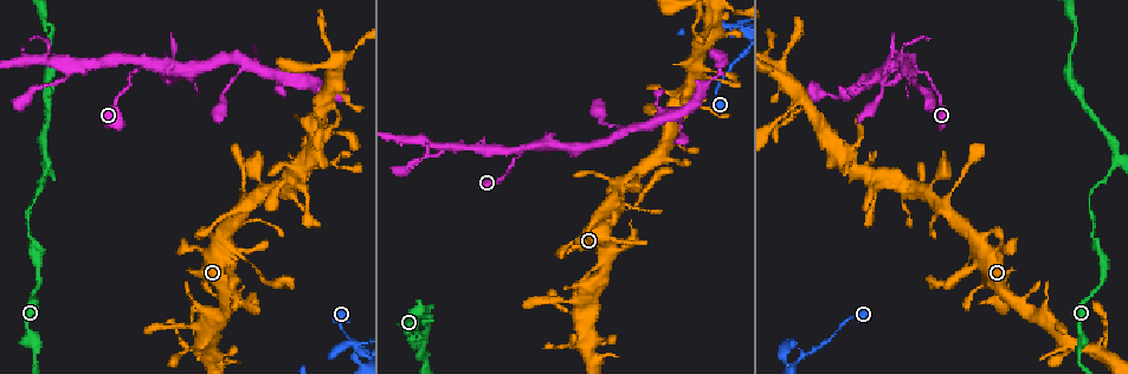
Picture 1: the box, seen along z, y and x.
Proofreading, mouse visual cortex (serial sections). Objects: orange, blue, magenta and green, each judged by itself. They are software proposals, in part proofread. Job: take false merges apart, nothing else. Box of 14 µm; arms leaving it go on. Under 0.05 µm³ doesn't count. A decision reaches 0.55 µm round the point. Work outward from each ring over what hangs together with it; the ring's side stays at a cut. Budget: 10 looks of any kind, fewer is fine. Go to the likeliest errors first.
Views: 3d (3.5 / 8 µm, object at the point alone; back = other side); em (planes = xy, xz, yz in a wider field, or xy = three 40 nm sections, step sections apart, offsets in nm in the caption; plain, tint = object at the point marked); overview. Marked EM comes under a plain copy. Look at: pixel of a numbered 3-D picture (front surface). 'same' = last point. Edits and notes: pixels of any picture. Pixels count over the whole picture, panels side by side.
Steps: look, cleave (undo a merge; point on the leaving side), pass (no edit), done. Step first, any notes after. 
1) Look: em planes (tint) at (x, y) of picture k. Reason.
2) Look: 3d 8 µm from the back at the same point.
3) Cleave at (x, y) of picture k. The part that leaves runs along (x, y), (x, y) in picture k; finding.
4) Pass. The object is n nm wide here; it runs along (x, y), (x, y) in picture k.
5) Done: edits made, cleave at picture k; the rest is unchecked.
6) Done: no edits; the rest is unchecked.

Look: 3d 8 µm at (357, 357) of picture 1. Small branch off a trunk.

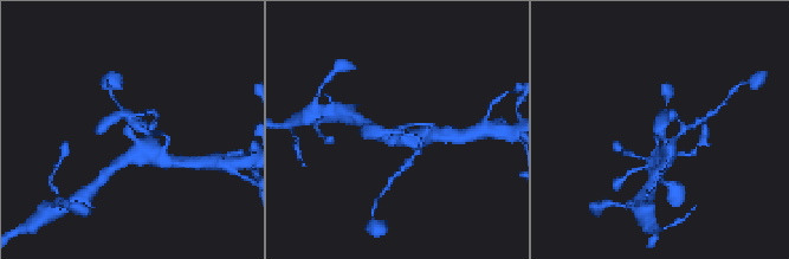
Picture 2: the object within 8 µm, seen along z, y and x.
Look: em xy step 1 (tint) at (662, 132) of picture 2.

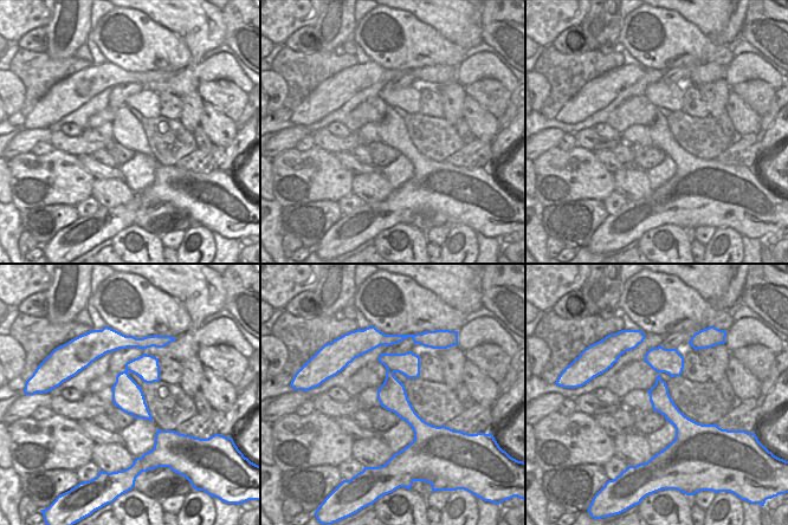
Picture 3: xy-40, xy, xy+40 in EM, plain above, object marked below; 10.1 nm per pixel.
Pass. It runs along (152, 138), (140, 144), (124, 116), (111, 117) in picture 2; one cell here.

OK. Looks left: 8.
Look: 3d 3.5 µm at (428, 355) of picture 1. Three arms meet.

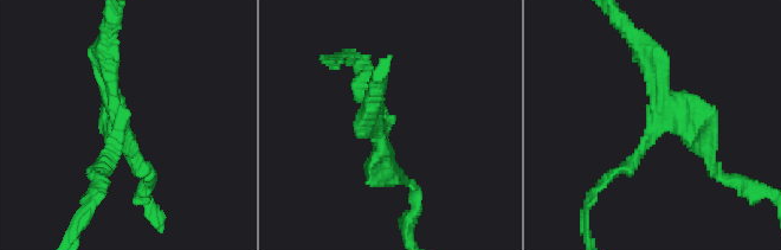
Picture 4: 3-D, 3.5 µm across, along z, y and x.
Look: em xy step 5 (tint) at (387, 125) of picture 4.

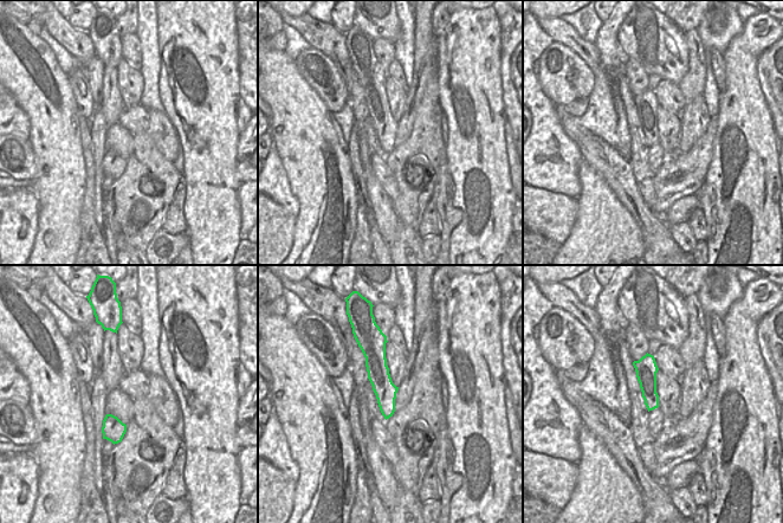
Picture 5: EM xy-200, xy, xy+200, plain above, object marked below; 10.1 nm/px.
Pass. It runs along (379, 348), (387, 414) in picture 5; all the same cell.

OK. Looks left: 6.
Look: 3d 3.5 µm at (520, 152) of picture 1. Thin arm on a thick one.

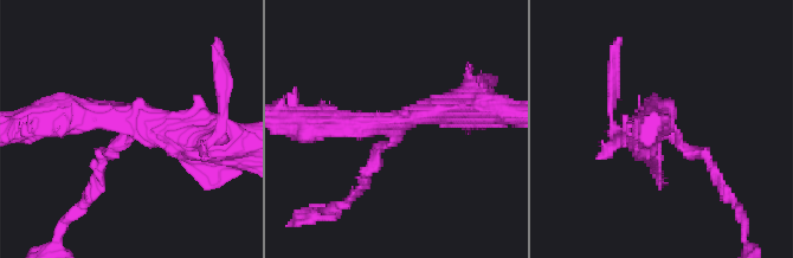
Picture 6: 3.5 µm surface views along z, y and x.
Look: em xy step 2 (tint) at (131, 129) of picture 6. Now the EM.

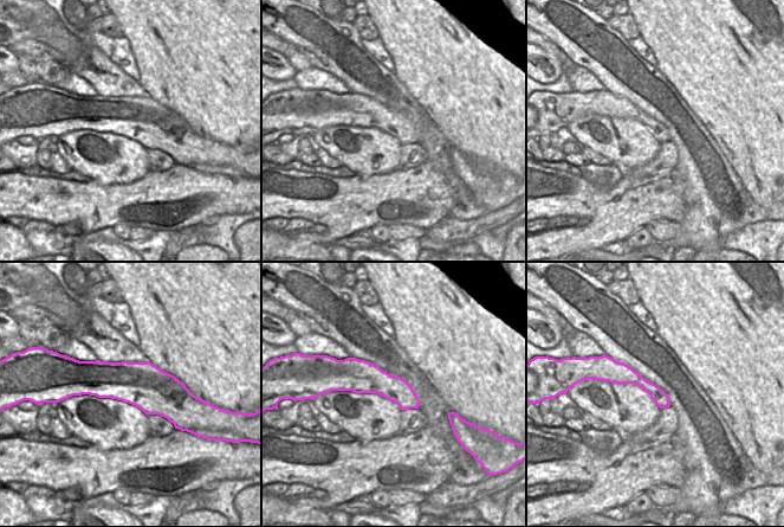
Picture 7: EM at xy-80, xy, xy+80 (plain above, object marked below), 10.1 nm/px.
Look: em planes (tint) at the same point. Cut it another way.

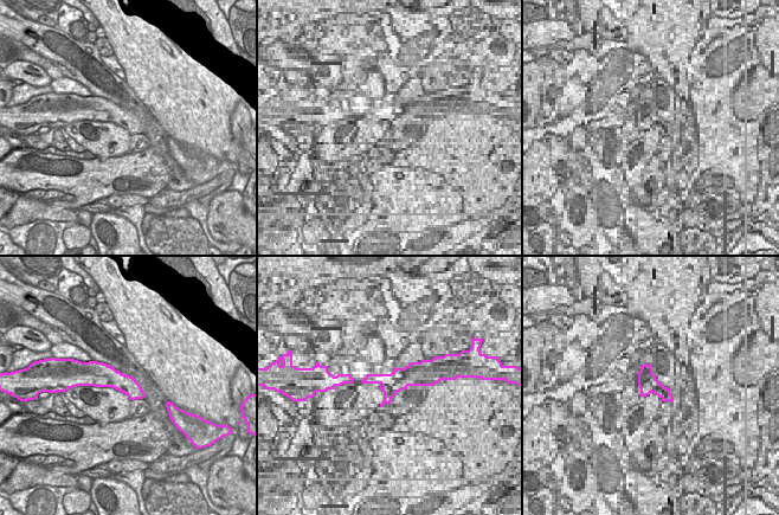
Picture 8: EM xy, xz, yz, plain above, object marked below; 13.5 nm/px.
Pass. 3 arms meet here; the arms are 150, 300, 400 nm wide; it runs along (366, 181), (376, 150), (410, 117), (464, 105) in picture 6; all the same cell.

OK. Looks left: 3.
Look: 3d 3.5 µm at (72, 63) of picture 1. Side arm on a straight run.

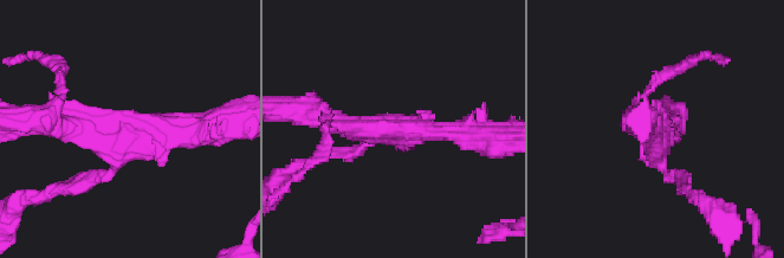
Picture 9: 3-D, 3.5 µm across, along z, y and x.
Look: em xy step 5 (tint) at (393, 129) of picture 9. 3 arms meet here; the arms are 150, 250, 300 nm wide; now the EM.

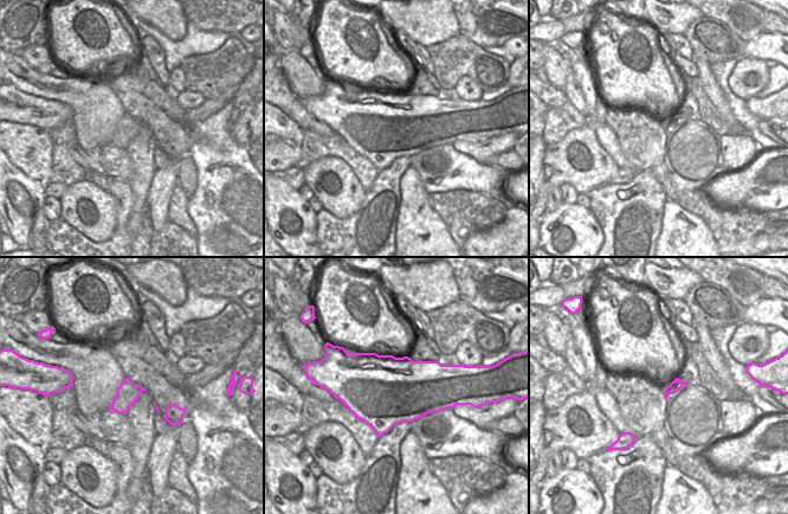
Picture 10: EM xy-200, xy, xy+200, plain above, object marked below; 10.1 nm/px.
Pass. It runs along (475, 136), (360, 130), (316, 111) in picture 9; all the same cell.

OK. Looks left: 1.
Done: no edits; the rest is unchecked.

